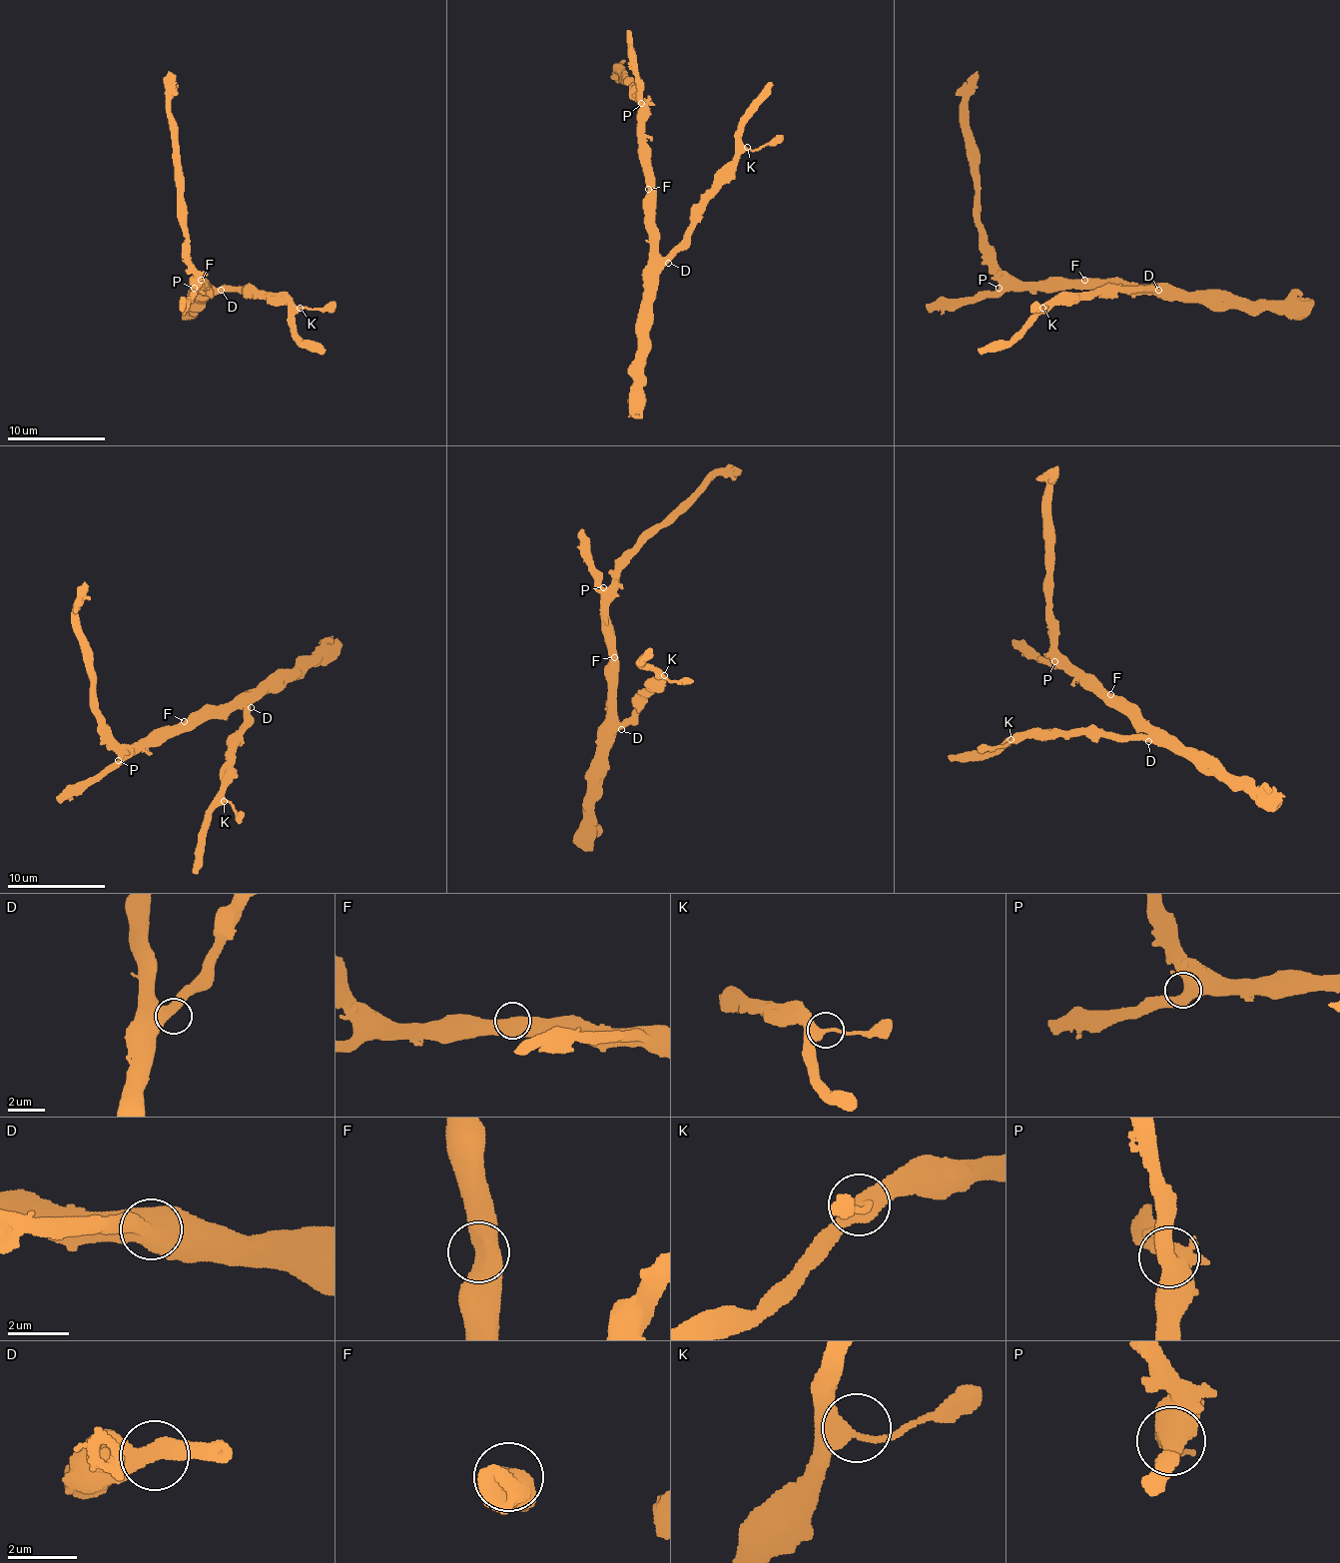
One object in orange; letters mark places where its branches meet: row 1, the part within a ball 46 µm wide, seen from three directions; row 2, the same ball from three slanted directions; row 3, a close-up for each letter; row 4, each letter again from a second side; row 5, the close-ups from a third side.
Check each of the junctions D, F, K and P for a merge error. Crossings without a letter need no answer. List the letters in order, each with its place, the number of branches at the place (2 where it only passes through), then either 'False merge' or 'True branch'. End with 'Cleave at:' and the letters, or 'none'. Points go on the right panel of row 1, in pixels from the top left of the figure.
D: Place: (1158, 290). Branches: 3. True branch
F: Place: (1084, 280). Branches: 2. True branch
K: Place: (1042, 308). Branches: 3. True branch
P: Place: (999, 288). Branches: 2. True branch
Cleave at: none

